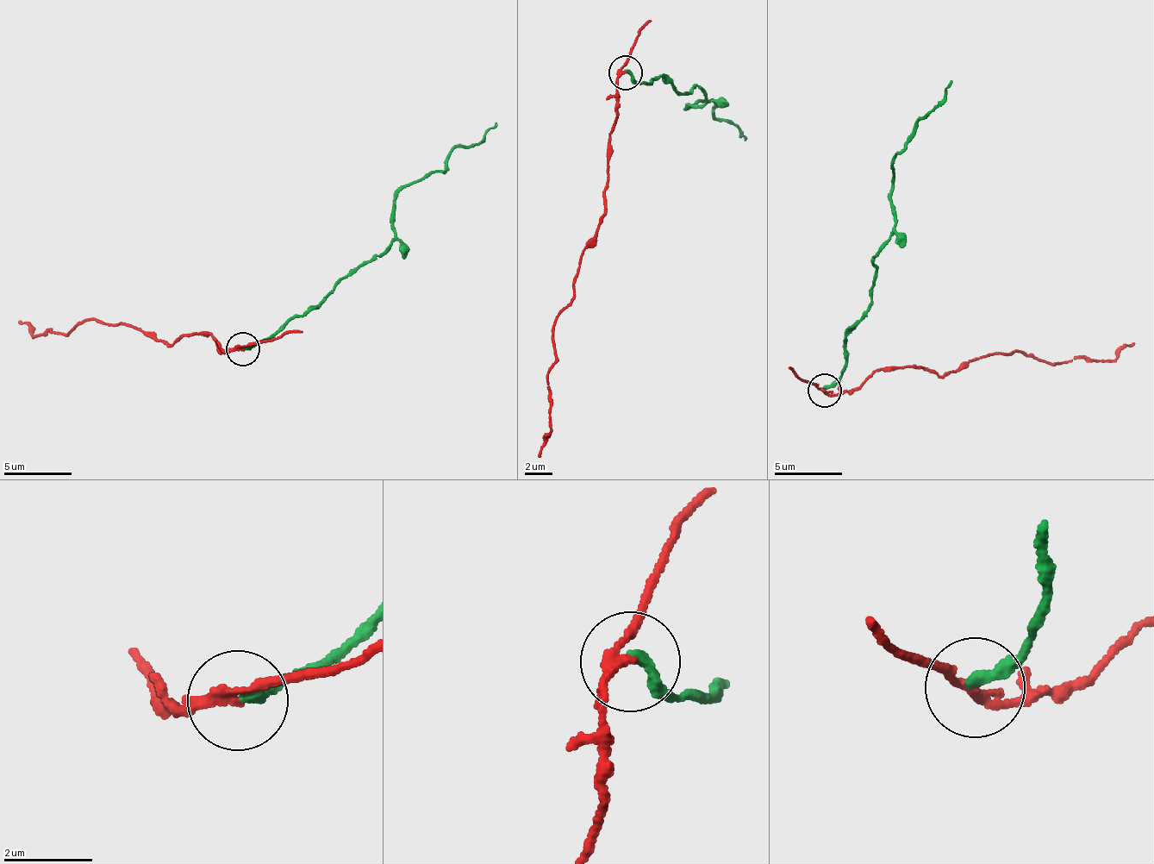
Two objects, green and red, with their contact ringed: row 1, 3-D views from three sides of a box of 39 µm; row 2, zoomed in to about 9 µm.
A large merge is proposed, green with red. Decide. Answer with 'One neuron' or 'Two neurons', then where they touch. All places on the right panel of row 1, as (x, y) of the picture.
Two neurons. Place: (824, 390)

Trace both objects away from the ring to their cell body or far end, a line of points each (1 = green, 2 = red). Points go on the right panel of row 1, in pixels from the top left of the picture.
1: (826, 391), (839, 382), (848, 360), (843, 343), (874, 294), (874, 255), (895, 228), (895, 153), (951, 81)
2: (826, 391), (853, 393), (877, 372), (911, 365), (943, 377), (1014, 350), (1058, 364), (1111, 360), (1133, 344)

